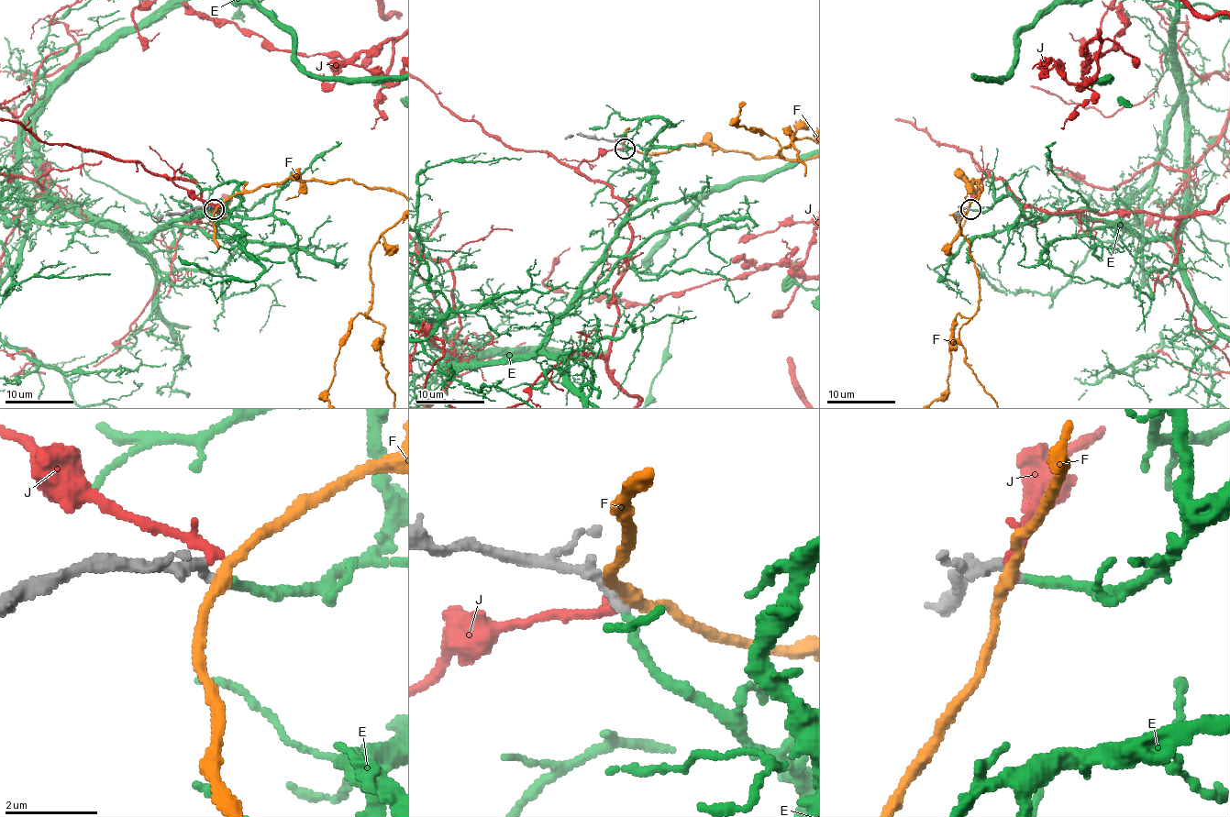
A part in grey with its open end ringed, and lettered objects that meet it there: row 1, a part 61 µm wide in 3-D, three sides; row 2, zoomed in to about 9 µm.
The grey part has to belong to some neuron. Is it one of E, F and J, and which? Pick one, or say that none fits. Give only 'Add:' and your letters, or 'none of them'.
Add: E

